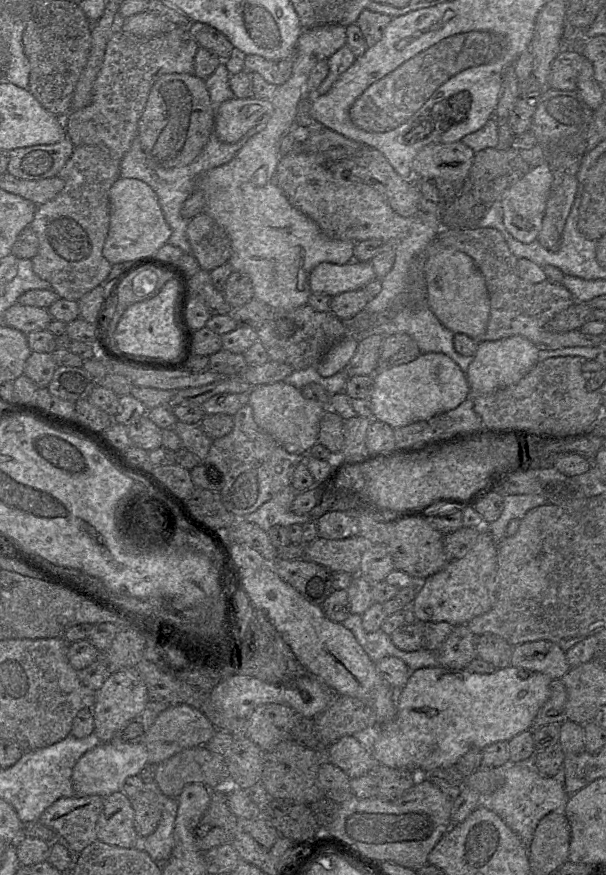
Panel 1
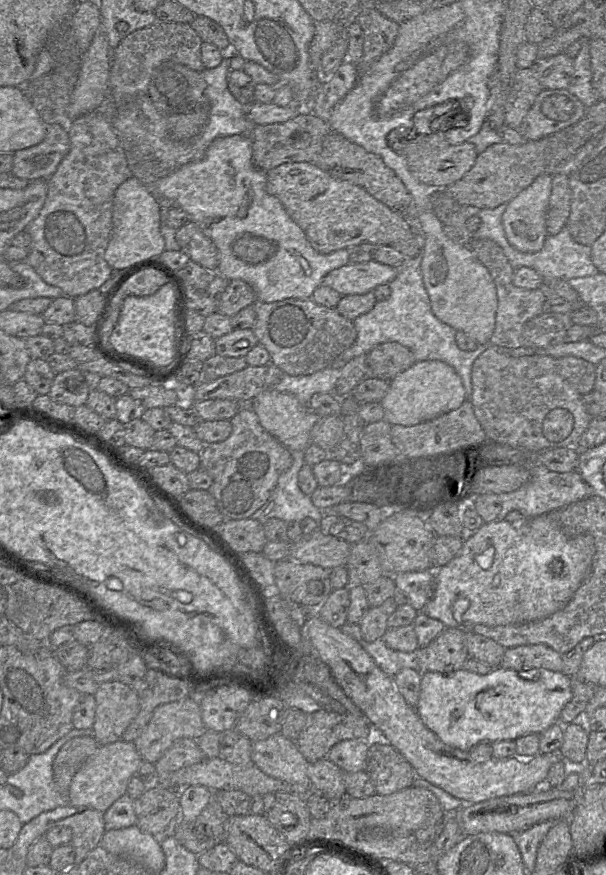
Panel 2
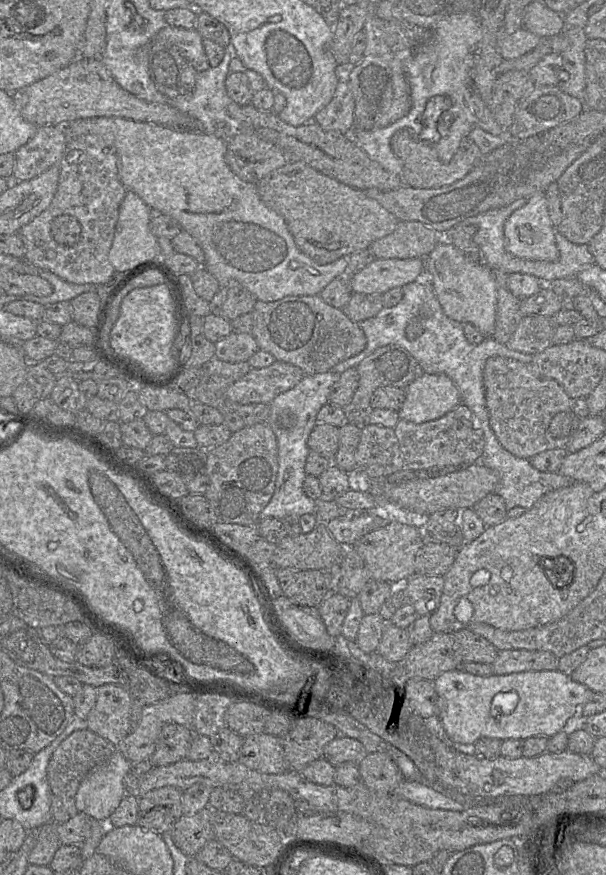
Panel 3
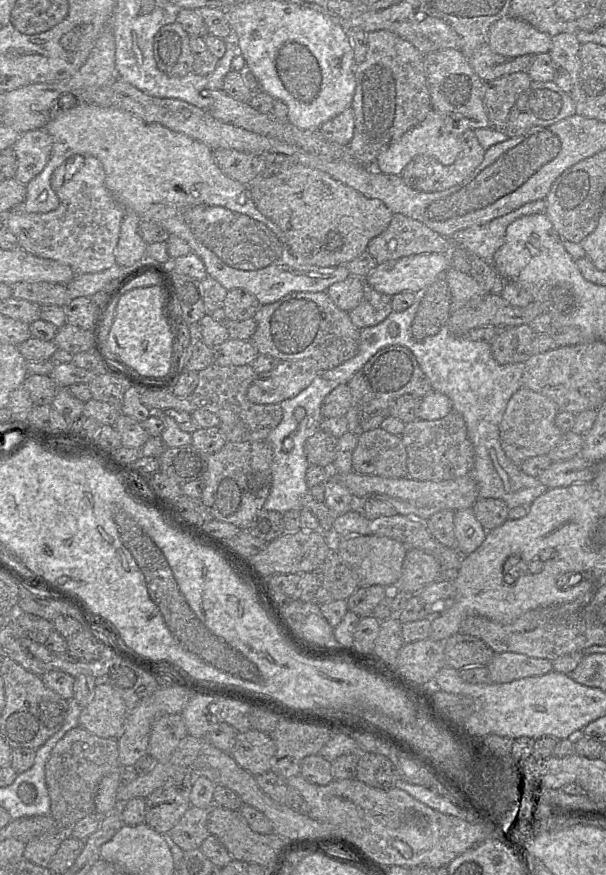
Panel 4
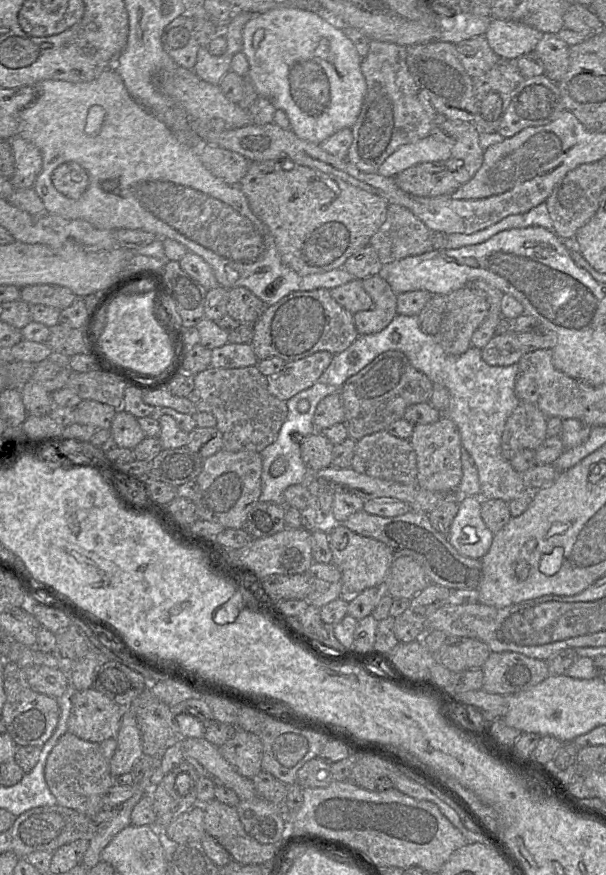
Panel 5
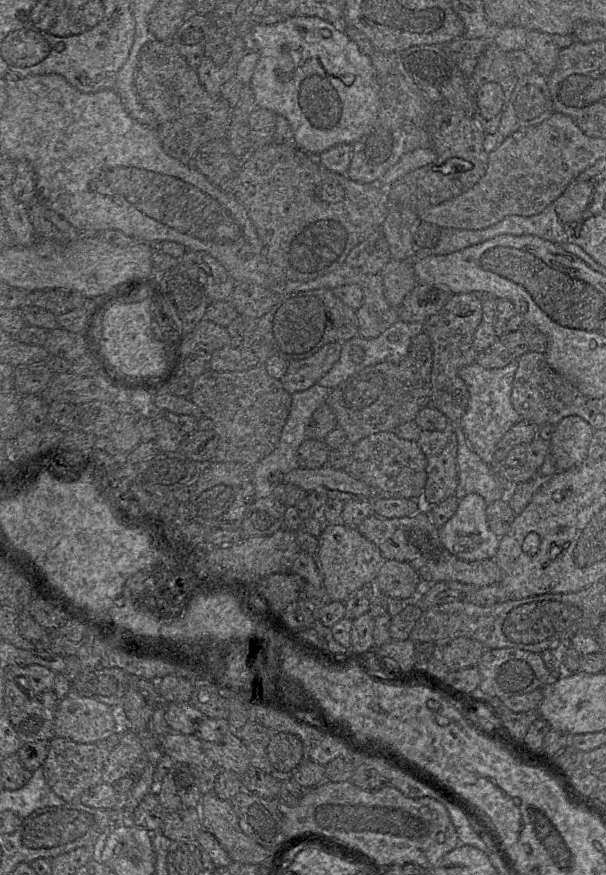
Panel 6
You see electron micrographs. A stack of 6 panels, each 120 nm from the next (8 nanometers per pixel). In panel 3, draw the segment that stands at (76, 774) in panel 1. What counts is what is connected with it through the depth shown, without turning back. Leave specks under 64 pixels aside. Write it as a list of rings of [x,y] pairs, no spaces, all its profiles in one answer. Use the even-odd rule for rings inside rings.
[[[117,750],[106,762],[91,770],[76,793],[78,812],[108,823],[127,795],[125,777],[132,767],[133,764]]]

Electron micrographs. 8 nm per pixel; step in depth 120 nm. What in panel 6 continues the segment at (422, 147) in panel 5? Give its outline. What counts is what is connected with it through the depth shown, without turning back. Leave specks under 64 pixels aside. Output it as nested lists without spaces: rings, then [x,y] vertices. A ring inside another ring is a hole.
[[[418,148],[404,154],[379,180],[378,184],[388,188],[406,174],[435,162],[436,152],[431,148]]]

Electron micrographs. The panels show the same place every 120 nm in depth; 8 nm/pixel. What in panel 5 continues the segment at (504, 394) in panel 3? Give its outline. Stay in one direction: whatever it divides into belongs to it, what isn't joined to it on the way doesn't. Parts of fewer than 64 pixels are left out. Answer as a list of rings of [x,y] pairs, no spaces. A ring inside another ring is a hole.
[[[520,402],[508,417],[501,438],[502,456],[510,461],[520,450],[535,451],[547,438],[548,417],[535,405]]]

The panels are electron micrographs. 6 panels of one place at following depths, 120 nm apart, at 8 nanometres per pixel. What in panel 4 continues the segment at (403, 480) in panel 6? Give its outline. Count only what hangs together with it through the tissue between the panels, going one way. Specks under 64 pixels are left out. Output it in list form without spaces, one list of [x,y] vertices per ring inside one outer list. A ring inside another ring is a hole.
[[[381,427],[358,436],[352,455],[353,471],[358,474],[389,478],[408,476],[407,451],[401,436]]]

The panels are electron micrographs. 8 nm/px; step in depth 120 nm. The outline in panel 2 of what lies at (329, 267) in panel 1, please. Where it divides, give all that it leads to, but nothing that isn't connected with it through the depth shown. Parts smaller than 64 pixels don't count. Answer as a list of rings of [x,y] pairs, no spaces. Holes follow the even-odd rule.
[[[370,260],[363,263],[348,263],[331,270],[321,285],[328,286],[342,296],[365,294],[381,284],[389,284],[399,268]]]

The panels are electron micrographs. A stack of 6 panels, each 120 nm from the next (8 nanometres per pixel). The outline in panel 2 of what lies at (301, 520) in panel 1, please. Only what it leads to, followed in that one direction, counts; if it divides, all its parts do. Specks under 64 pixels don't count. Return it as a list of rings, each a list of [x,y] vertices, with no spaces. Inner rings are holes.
[[[291,451],[292,465],[278,478],[277,485],[266,504],[251,518],[264,525],[271,518],[285,522],[312,518],[319,523],[324,511],[317,508],[309,495],[304,494],[298,485],[298,473],[304,463],[304,451]]]

